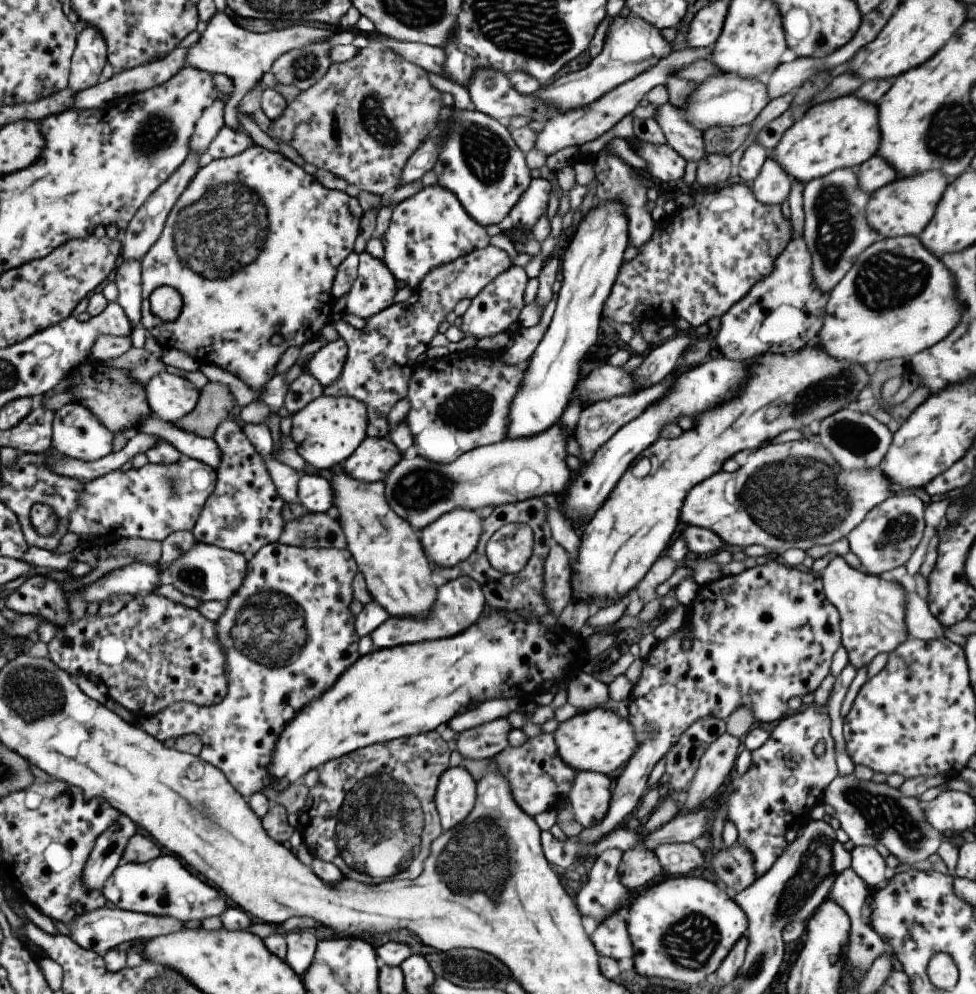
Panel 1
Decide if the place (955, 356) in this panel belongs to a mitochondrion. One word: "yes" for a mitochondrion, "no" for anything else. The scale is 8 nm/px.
no

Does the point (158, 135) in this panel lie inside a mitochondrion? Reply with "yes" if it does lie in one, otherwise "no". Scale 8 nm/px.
yes

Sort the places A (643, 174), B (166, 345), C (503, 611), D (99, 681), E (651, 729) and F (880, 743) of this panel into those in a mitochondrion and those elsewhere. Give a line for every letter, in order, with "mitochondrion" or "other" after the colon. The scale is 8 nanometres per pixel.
A: other
B: other
C: other
D: other
E: mitochondrion
F: other

